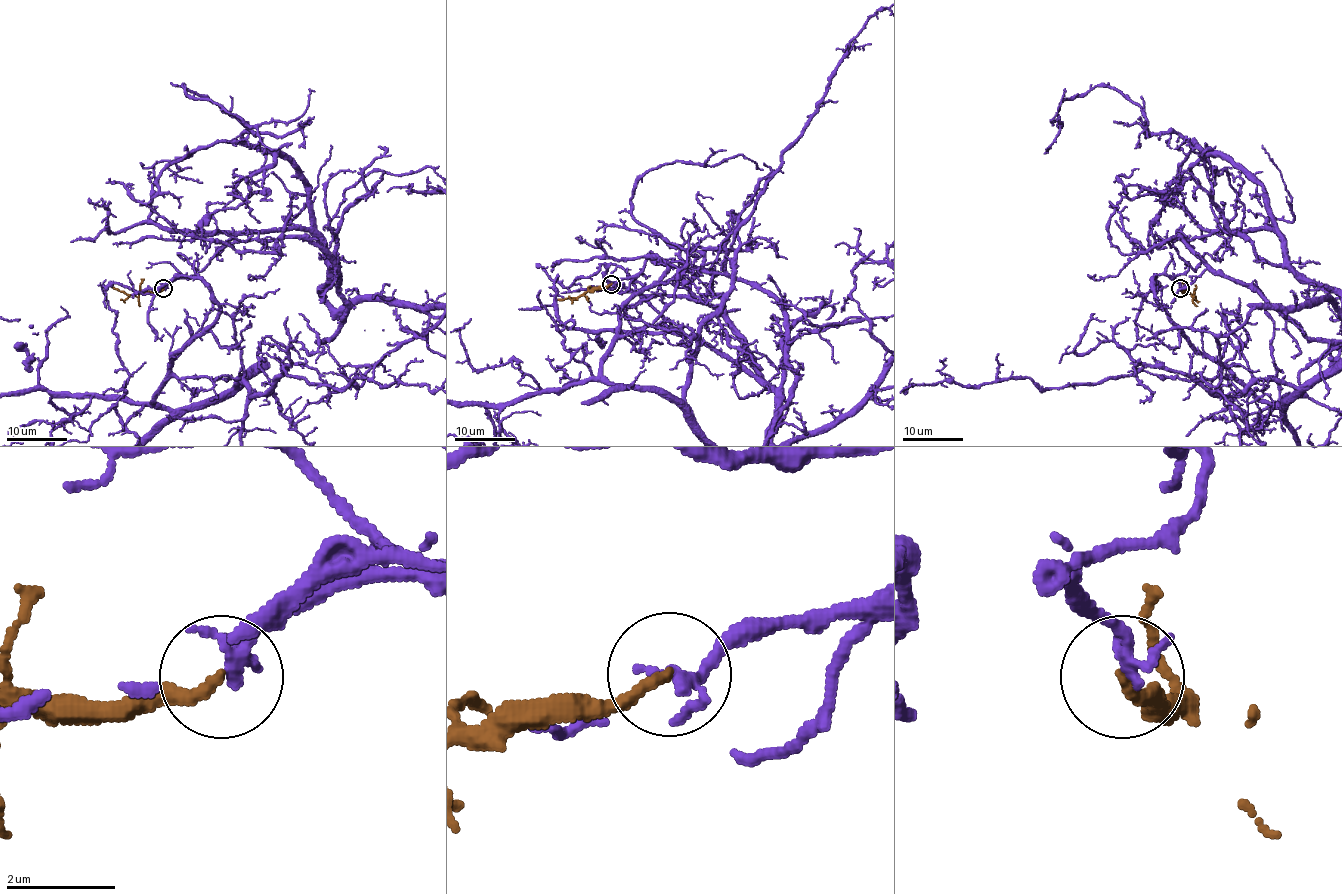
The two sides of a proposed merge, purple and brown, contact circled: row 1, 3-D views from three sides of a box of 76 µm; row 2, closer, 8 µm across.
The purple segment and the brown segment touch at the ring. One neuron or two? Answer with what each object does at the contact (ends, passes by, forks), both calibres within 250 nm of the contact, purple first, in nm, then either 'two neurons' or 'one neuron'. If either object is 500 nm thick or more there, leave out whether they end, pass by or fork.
purple passes by; brown ends there; 200 nm thick on the purple side, 200 nm on the other; one neuron

